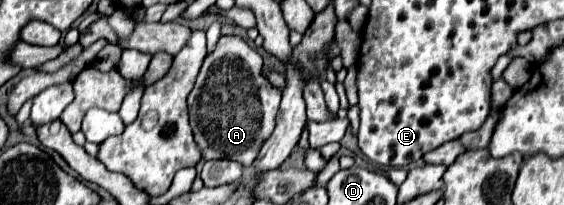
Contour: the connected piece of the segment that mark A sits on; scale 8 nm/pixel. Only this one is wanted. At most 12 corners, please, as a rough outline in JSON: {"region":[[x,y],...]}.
{"region":[[220,36],[188,94],[204,160],[250,166],[280,90],[240,36]]}

